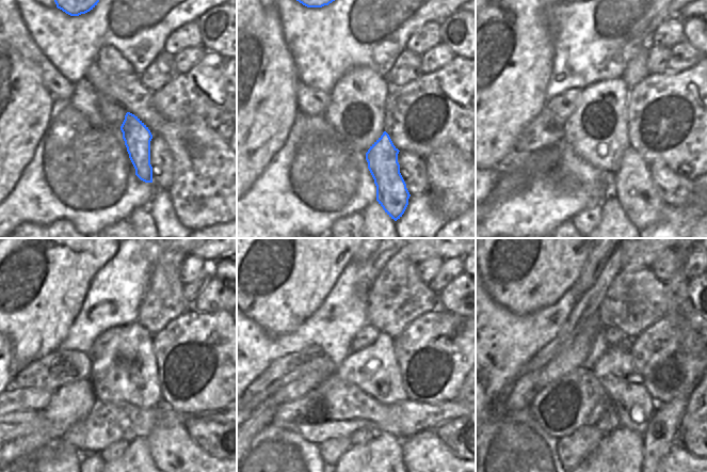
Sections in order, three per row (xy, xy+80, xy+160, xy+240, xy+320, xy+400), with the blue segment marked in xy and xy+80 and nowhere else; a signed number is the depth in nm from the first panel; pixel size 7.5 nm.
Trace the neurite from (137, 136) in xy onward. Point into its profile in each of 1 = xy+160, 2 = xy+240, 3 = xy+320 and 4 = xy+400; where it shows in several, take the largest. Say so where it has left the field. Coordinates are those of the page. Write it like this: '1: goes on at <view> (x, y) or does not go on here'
1: goes on at xy+160 (632, 187)
2: goes on at xy+240 (174, 452)
3: goes on at xy+320 (424, 455)
4: goes on at xy+400 (678, 455)

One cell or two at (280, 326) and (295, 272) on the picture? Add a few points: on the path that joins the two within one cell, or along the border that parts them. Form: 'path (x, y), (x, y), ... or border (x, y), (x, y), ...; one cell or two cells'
path (280, 313), (280, 288), (284, 285); one cell

